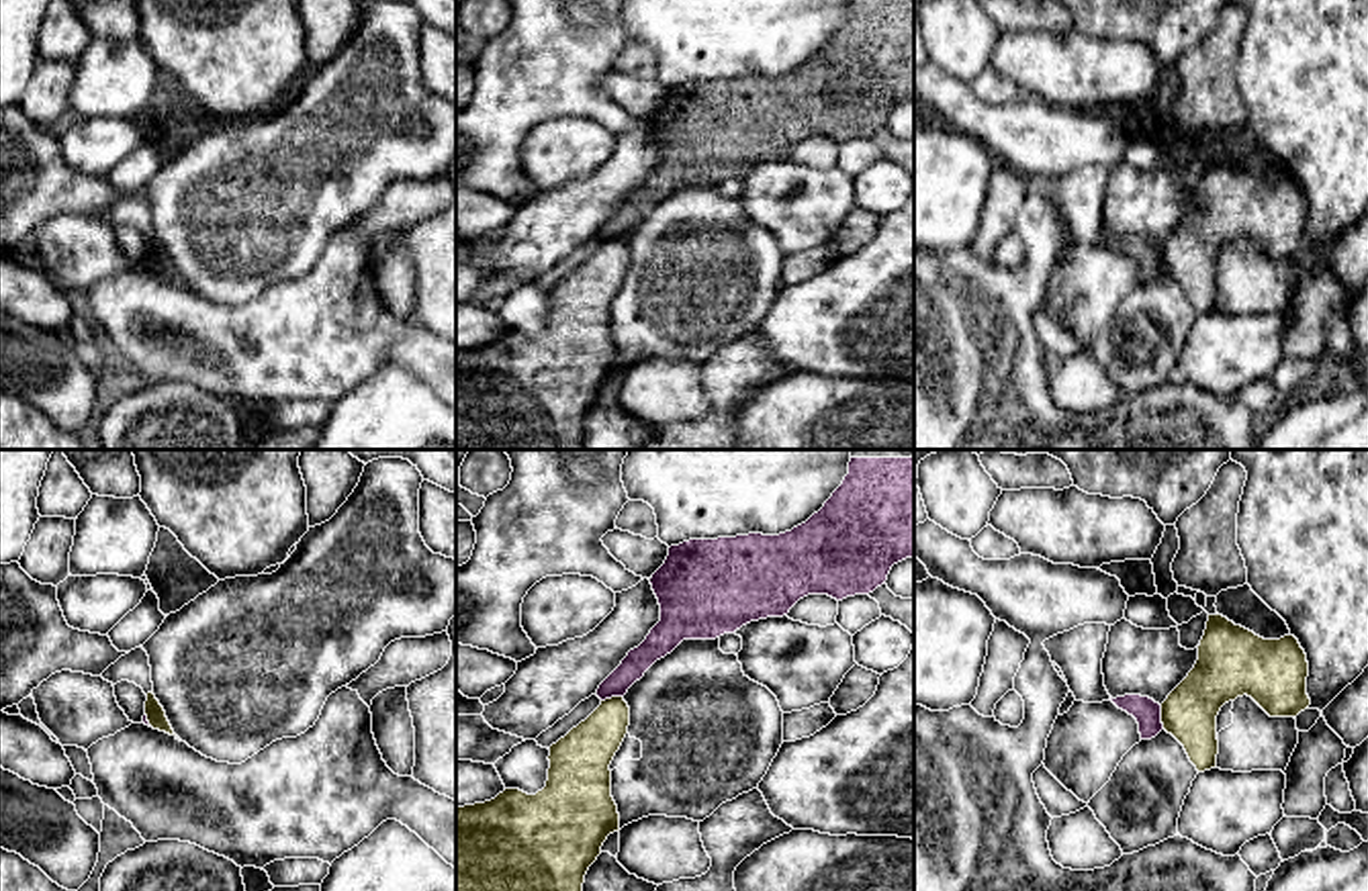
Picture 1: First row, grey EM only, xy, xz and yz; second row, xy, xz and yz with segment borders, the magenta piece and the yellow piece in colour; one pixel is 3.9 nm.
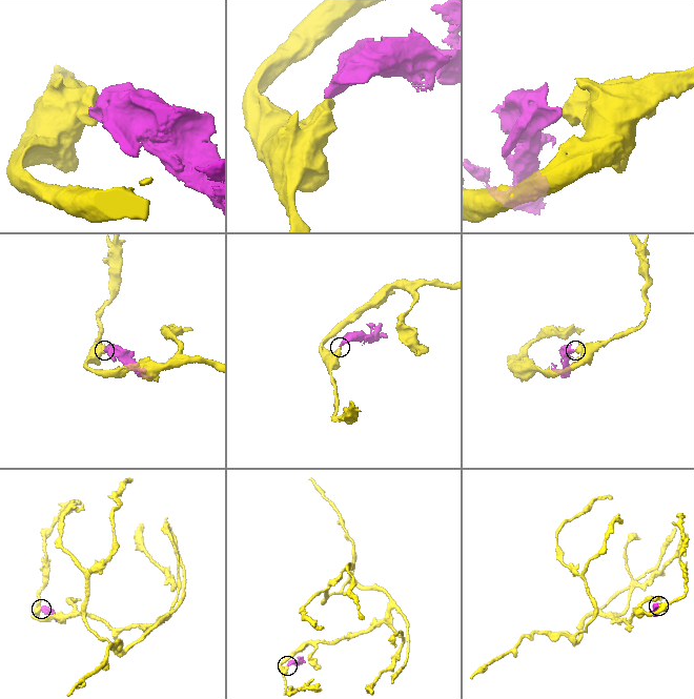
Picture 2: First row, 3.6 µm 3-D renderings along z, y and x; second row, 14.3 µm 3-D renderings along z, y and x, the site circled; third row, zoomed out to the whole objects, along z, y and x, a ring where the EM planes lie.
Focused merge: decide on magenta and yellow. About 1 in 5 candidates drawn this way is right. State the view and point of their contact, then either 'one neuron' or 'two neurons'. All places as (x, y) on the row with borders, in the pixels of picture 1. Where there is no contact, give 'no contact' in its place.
contact yz (1160, 718); two neurons

